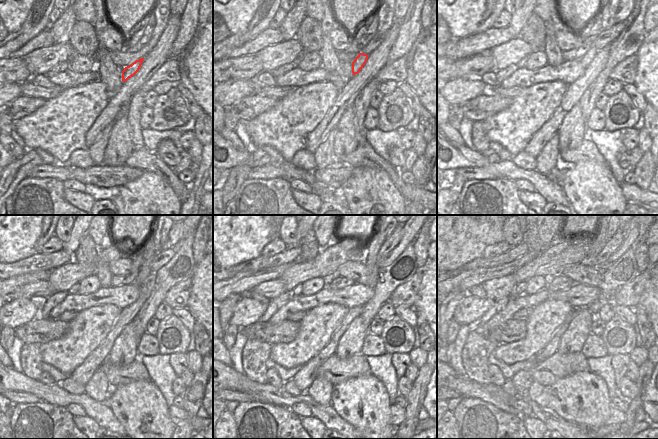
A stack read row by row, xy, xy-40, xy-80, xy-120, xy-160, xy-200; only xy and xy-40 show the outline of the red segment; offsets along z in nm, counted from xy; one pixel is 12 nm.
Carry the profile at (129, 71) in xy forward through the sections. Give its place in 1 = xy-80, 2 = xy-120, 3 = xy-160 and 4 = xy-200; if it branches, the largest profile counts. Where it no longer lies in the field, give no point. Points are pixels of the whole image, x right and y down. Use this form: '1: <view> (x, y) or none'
1: xy-80 (589, 56)
2: xy-120 (149, 247)
3: xy-160 (373, 246)
4: xy-200 (599, 241)

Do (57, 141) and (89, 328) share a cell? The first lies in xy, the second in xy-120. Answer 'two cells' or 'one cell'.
one cell

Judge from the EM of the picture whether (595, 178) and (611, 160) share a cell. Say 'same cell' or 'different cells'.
different cells

